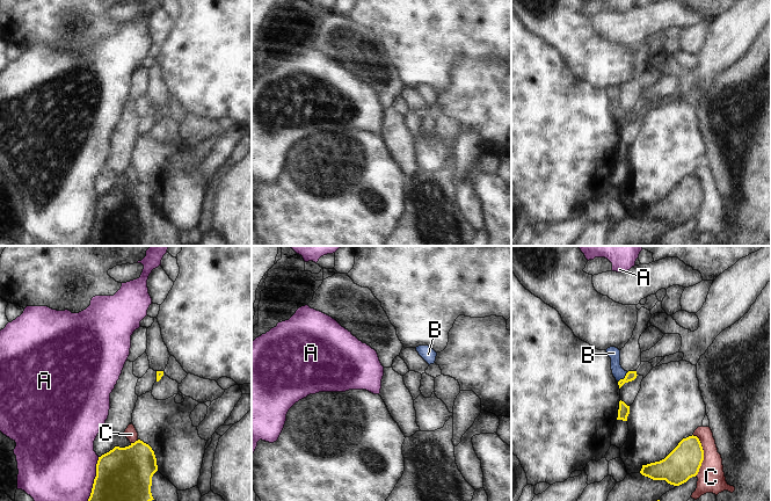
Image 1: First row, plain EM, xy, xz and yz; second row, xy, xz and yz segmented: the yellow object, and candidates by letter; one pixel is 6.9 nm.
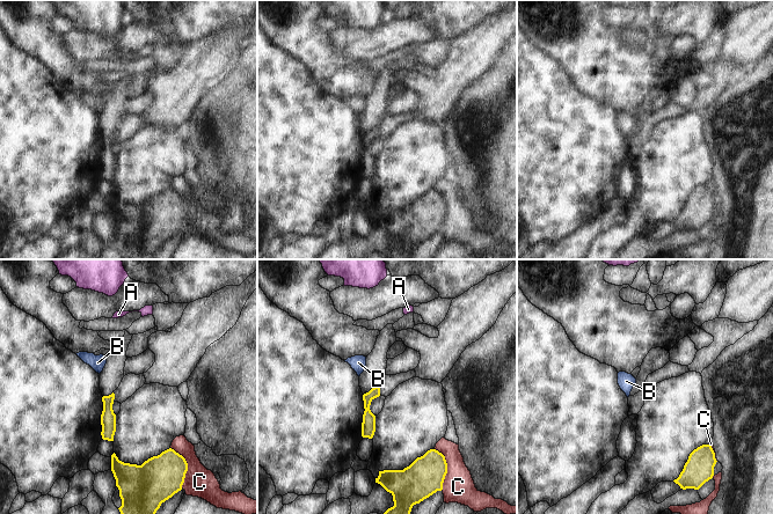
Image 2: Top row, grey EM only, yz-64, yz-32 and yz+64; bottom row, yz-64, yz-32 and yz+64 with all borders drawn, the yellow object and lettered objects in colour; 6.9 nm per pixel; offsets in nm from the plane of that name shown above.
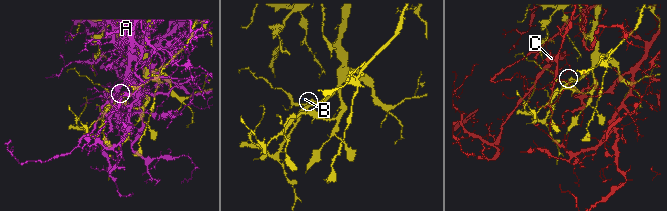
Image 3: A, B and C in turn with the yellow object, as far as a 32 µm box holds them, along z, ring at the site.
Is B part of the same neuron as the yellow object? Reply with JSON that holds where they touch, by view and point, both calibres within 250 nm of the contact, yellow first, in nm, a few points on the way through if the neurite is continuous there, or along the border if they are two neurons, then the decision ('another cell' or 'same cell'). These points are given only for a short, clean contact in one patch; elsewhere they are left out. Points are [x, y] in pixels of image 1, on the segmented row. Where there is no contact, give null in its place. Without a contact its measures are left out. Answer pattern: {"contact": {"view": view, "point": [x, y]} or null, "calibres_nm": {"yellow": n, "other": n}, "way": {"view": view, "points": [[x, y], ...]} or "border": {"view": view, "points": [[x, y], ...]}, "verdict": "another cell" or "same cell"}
{"contact": {"view": "yz", "point": [624, 378]}, "calibres_nm": {"yellow": 70, "other": 90}, "border": {"view": "yz", "points": [[627, 372], [618, 382]]}, "verdict": "another cell"}

